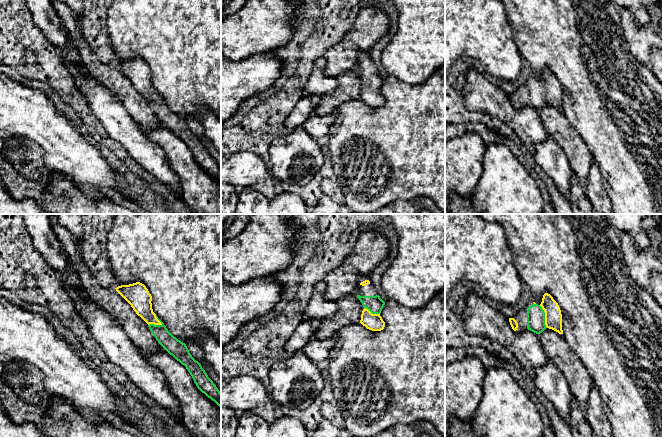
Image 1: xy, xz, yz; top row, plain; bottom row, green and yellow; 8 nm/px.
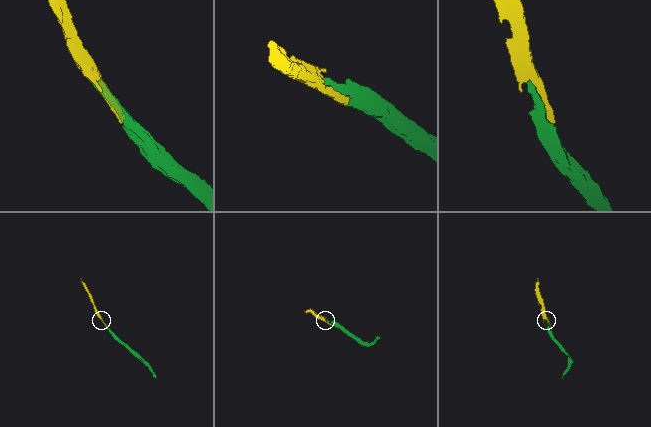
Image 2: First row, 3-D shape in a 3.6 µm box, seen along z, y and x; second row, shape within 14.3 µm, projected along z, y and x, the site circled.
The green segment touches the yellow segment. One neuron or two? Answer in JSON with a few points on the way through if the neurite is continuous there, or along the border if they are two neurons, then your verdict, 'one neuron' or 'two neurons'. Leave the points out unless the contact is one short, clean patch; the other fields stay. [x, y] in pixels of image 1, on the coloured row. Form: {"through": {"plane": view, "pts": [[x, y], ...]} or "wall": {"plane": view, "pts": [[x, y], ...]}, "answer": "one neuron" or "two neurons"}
{"answer": "one neuron"}

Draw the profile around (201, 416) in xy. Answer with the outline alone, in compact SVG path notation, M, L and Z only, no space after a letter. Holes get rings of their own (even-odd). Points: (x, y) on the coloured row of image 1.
M162 346L157 353L141 353L164 374L179 402L181 421L192 437L221 438L221 408L197 388L186 367Z

